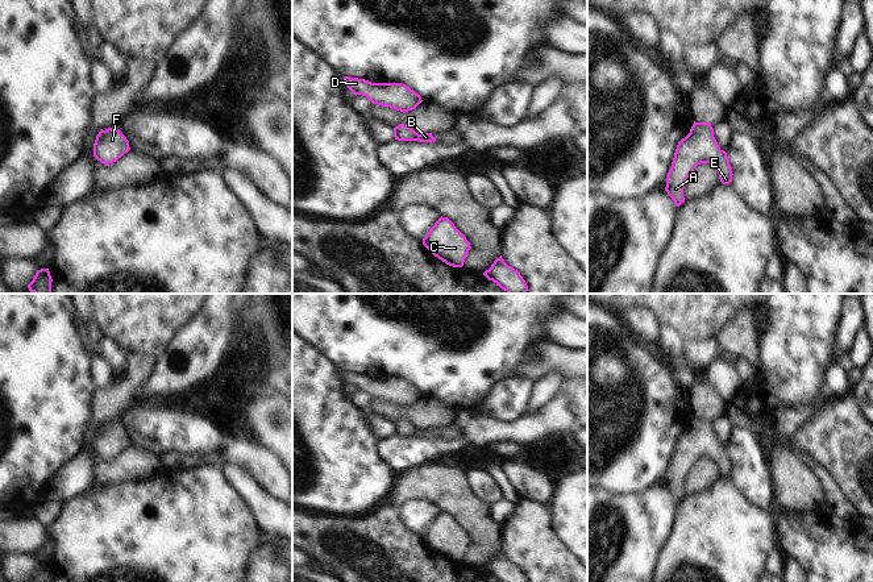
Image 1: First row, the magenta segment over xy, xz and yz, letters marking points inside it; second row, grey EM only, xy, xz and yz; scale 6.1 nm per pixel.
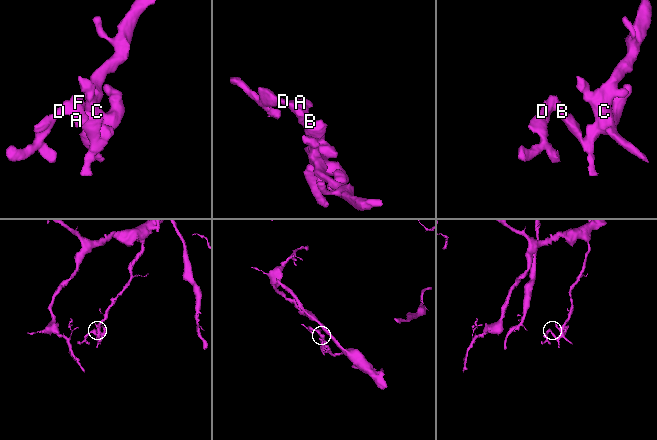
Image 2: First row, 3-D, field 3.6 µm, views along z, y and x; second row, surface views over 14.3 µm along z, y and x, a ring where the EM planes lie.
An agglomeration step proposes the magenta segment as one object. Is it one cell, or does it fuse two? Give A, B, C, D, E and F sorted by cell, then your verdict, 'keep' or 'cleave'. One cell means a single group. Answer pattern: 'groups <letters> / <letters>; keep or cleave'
groups A B C D E F; keep

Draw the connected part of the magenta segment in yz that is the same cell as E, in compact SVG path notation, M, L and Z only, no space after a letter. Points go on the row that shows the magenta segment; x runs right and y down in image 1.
M694 121L690 133L678 142L672 167L666 175L665 191L677 207L685 203L685 184L701 163L711 163L723 184L732 182L733 174L729 159L715 140L711 122Z

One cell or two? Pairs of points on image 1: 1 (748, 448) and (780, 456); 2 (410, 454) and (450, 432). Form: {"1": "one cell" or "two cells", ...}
{"1": "two cells", "2": "one cell"}

